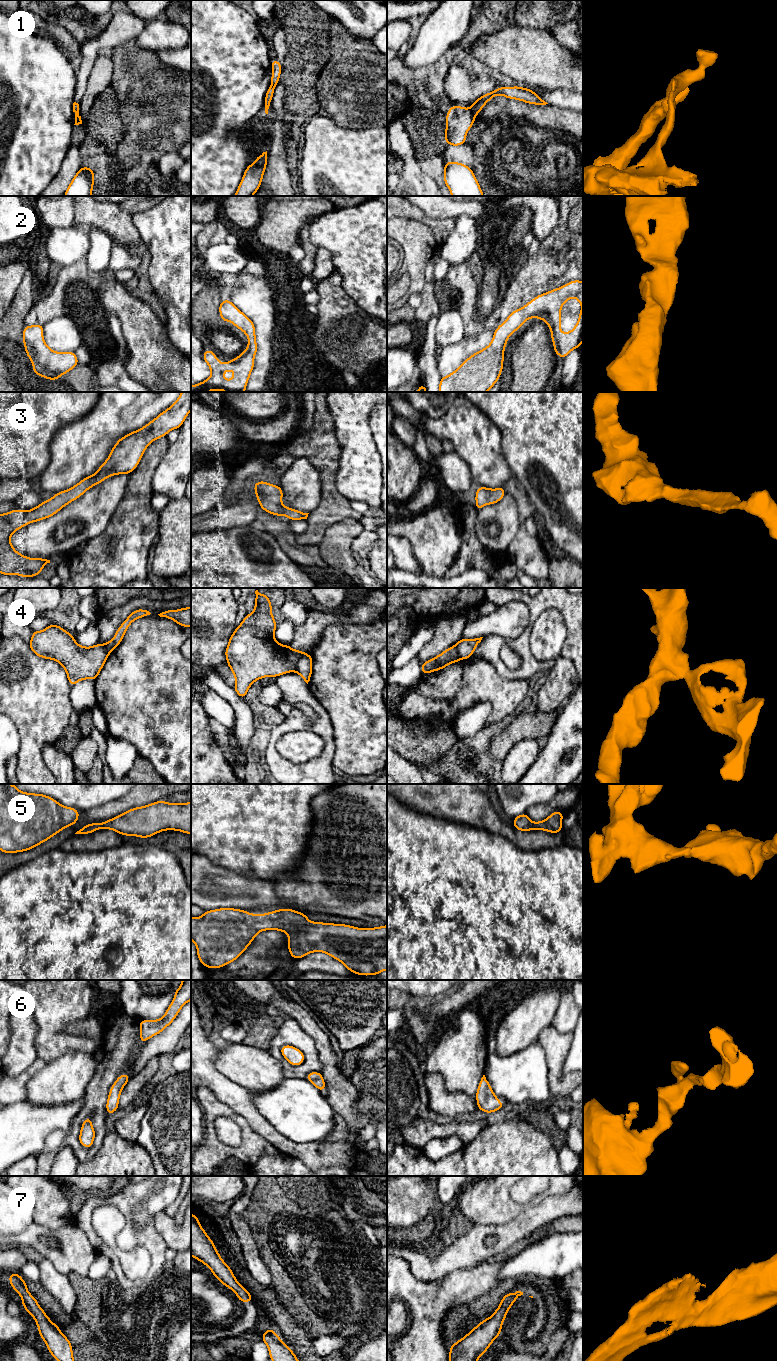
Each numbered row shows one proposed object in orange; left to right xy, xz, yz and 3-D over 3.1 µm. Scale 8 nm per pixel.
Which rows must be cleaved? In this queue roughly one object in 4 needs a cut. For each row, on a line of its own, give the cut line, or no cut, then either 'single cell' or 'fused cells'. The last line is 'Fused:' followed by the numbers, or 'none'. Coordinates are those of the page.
1: cut in yz along (470, 109), (474, 115); fused cells
2: no cut; single cell
3: no cut; single cell
4: cut in xz along (305, 654), (298, 660), (294, 670); fused cells
5: no cut; single cell
6: no cut; single cell
7: no cut; single cell
Fused: 1, 4

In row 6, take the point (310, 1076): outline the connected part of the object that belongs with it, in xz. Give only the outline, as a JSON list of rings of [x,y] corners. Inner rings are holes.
[[[310,1072],[305,1078],[312,1082],[319,1091],[326,1090],[325,1082],[320,1072]]]

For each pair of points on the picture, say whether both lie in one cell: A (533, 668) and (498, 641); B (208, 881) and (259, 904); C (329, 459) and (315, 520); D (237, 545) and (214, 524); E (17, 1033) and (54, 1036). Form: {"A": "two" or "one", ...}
{"A": "one", "B": "one", "C": "one", "D": "two", "E": "two"}

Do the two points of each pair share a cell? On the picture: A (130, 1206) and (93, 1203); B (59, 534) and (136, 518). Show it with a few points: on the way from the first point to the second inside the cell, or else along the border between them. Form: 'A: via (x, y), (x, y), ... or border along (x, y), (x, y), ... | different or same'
A: via (121, 1200), (102, 1200) | same
B: border along (118, 503), (107, 527), (101, 533), (89, 539) | different

